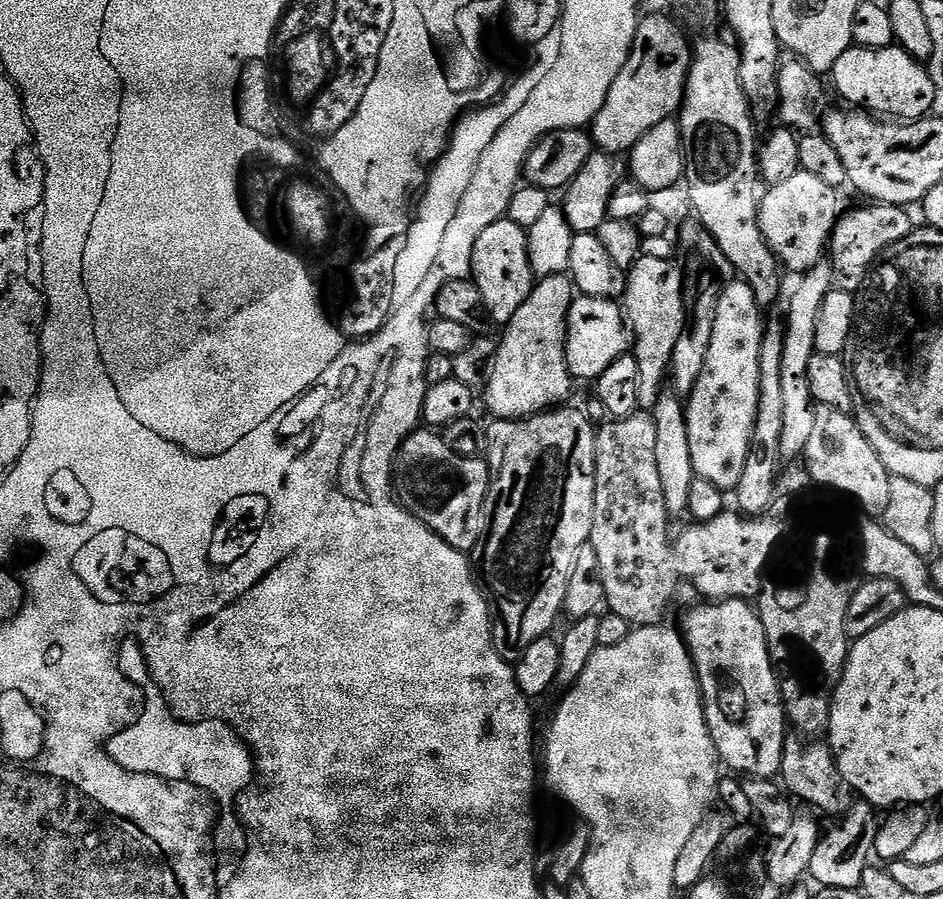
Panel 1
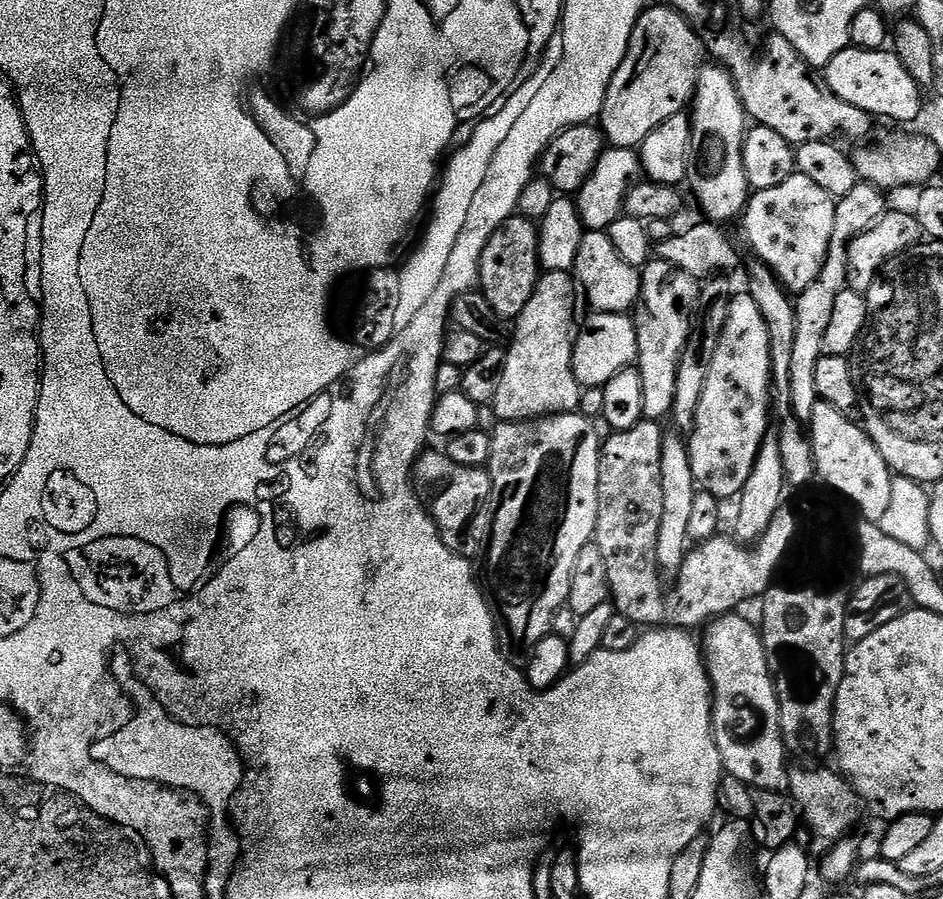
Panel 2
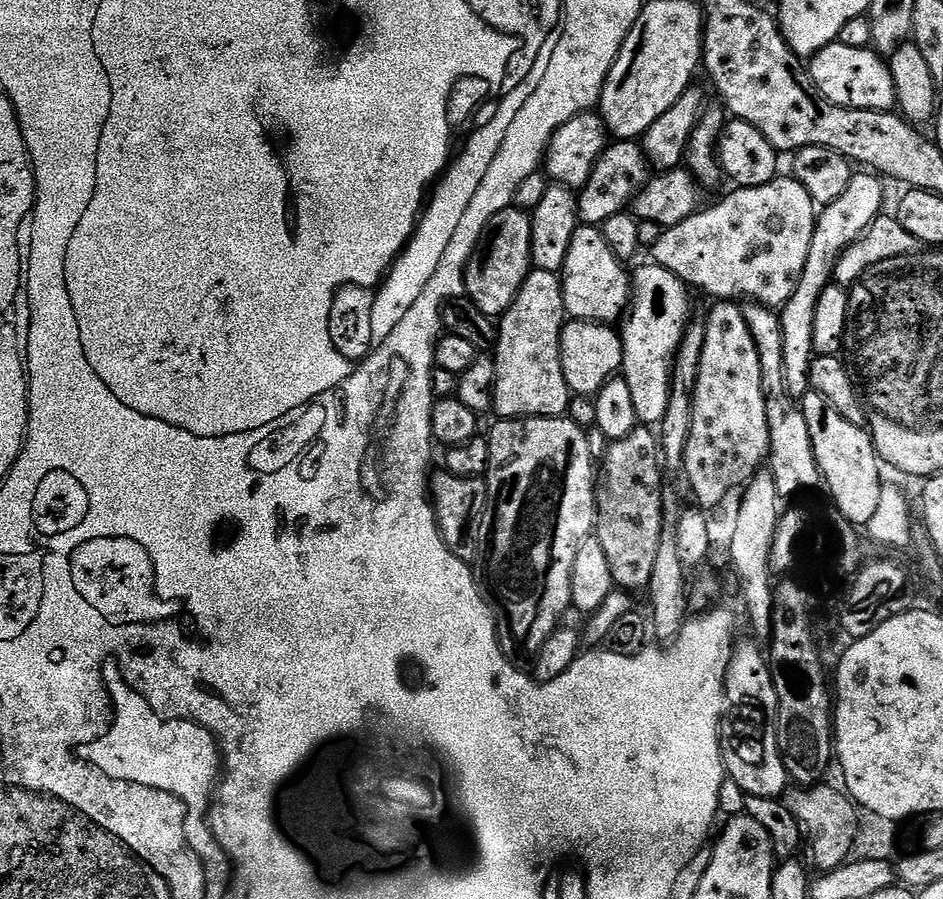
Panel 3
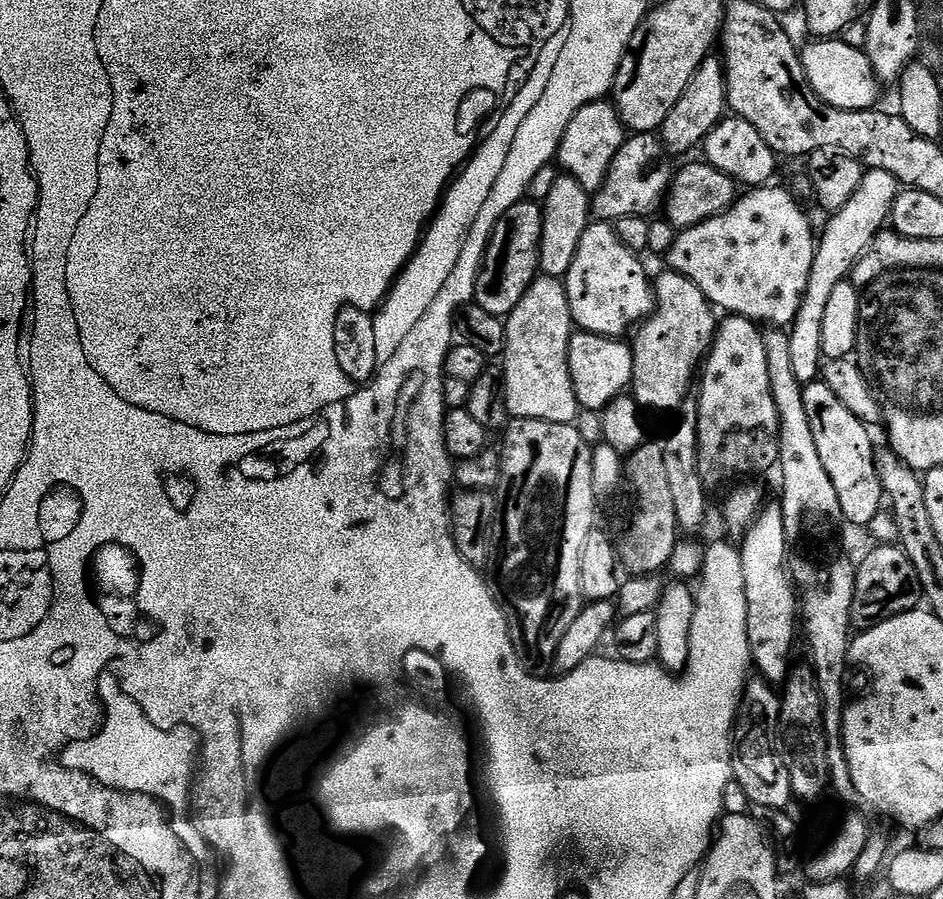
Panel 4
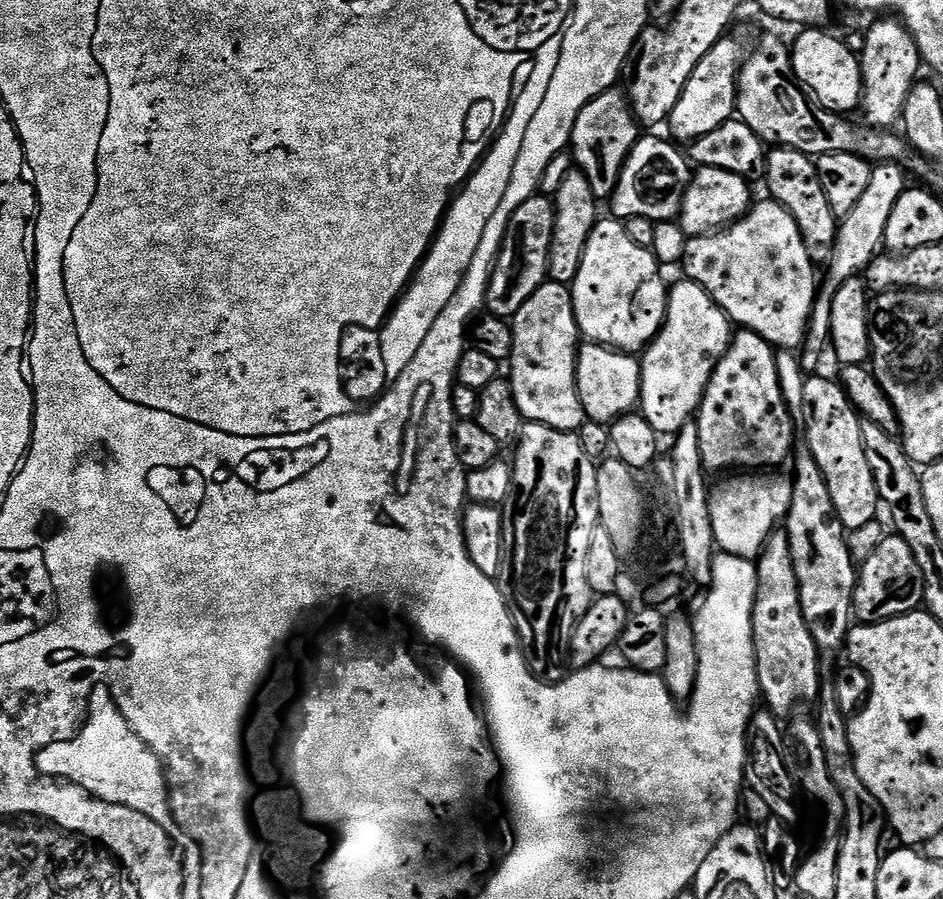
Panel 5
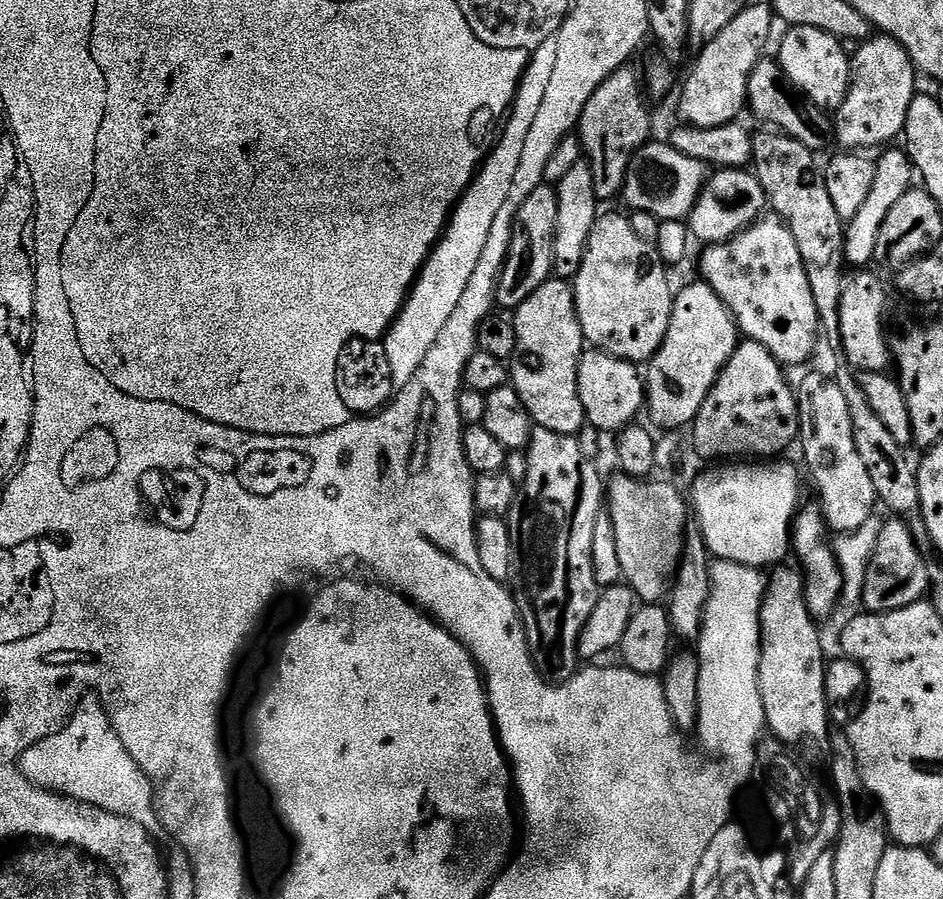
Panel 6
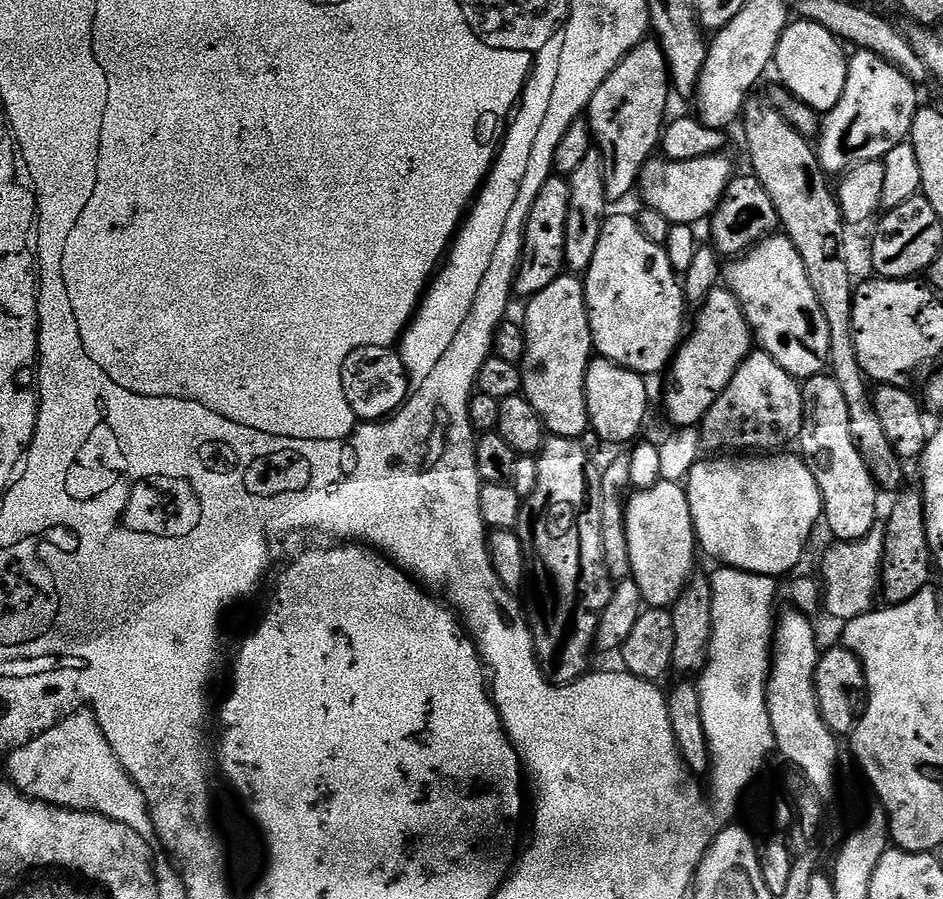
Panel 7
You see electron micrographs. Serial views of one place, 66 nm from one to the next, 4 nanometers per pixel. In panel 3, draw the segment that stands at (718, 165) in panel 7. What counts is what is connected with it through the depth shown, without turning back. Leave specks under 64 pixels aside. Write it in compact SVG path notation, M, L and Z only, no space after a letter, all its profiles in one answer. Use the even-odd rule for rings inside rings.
M630 140L609 143L592 172L590 182L579 193L579 219L588 226L602 226L606 218L614 218L614 214L625 211L629 207L628 203L631 200L633 203L648 183L650 179L648 168L650 169L650 161L639 143Z

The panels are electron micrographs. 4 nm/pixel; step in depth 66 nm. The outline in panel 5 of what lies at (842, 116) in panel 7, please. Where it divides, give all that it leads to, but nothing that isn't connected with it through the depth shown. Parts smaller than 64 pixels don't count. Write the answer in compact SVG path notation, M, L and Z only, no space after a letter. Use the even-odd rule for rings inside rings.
M880 18L876 25L862 36L862 47L859 49L860 69L862 70L862 82L864 83L864 95L862 97L862 113L869 125L878 129L891 129L893 126L901 123L906 106L906 98L910 94L913 84L917 83L916 76L922 69L920 51L914 42L914 38L908 32L908 29L896 18Z

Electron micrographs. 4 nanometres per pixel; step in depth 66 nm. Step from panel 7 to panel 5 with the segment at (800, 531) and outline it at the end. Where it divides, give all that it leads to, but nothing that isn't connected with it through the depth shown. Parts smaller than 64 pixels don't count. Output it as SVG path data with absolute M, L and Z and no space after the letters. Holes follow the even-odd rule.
M736 474L733 480L728 480L725 484L717 486L708 496L708 506L710 508L710 522L714 526L714 538L717 549L721 553L729 556L737 556L743 560L755 561L760 553L764 551L764 545L768 543L769 536L777 531L776 524L785 519L790 510L792 501L792 481L786 475L780 474Z

